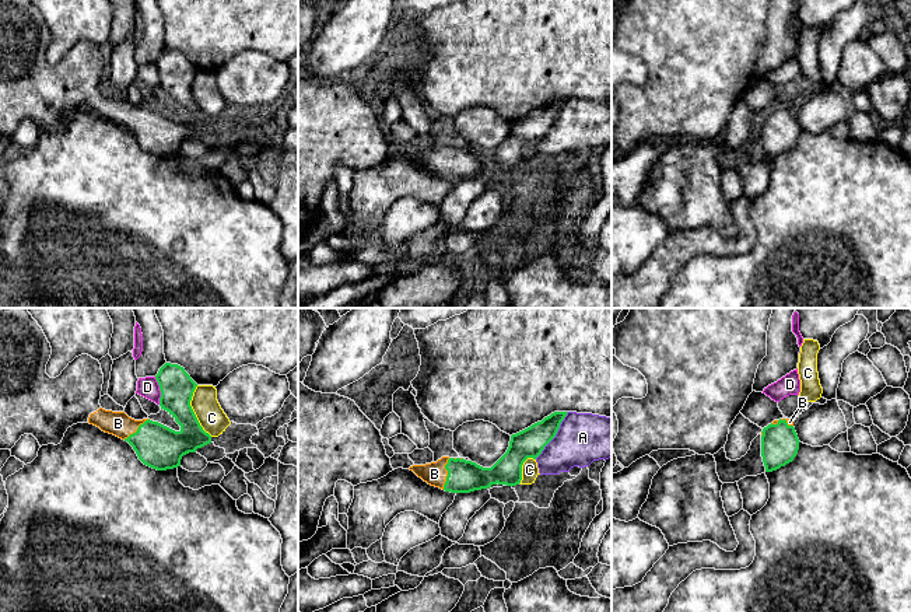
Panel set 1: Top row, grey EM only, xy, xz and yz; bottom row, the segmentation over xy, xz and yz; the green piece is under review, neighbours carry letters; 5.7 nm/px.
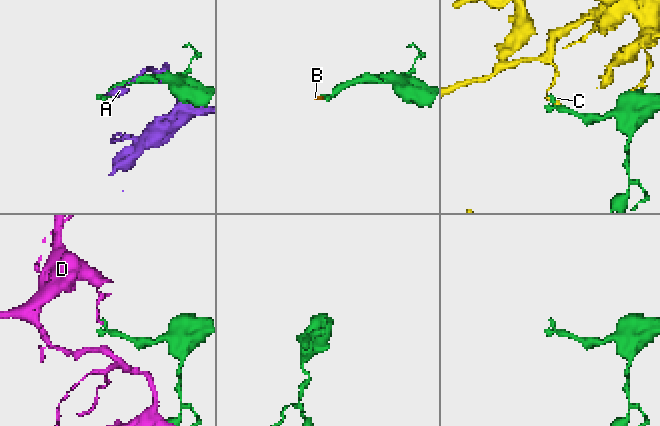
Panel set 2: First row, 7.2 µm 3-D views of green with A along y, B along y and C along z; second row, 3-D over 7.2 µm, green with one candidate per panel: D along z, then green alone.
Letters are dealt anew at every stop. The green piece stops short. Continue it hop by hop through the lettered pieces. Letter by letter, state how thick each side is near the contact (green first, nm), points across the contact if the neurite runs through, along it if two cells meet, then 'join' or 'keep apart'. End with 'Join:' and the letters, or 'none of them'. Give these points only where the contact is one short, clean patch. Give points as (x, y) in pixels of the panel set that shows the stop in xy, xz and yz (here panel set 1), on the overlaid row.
A: calibres 170 and 280 nm; keep apart
B: calibres 190 and 140 nm; way xz (463, 476), (448, 474), (434, 474); join
C: calibres 200 and 160 nm; keep apart
D: calibres 200 and 120 nm; border xy (154, 377), (160, 391), (160, 404); keep apart
Join: B

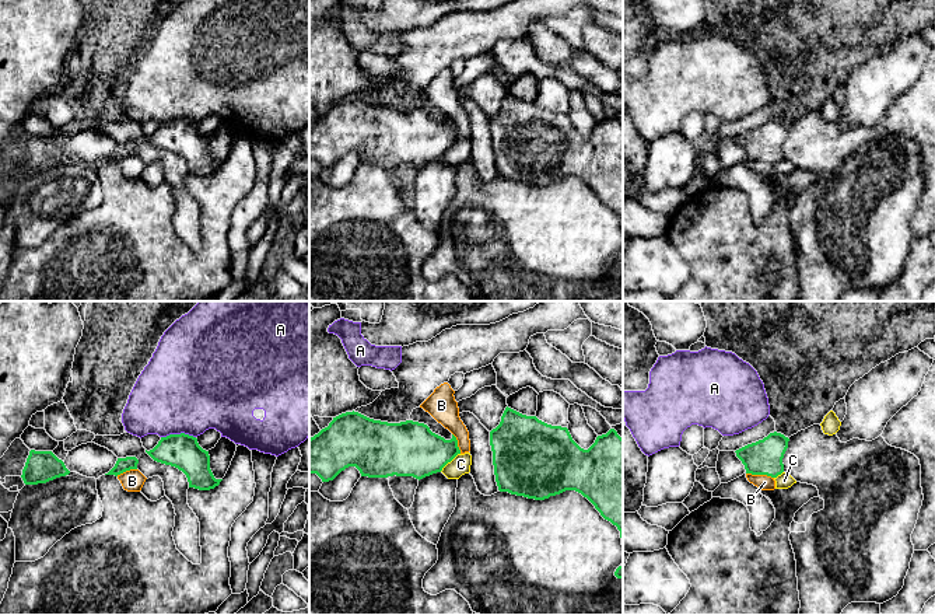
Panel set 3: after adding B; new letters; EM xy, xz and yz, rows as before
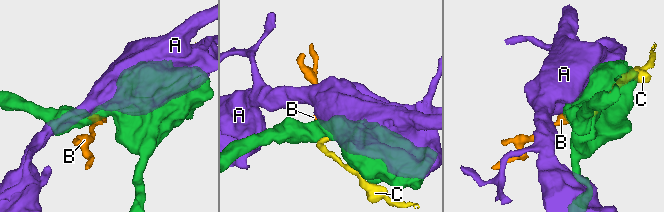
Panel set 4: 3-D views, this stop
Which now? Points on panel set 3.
A: calibres 200 and 480 nm; keep apart
B: calibres 200 and 90 nm; border yz (746, 472), (773, 478); keep apart
C: calibres 320 and 110 nm; keep apart
Join: none of them

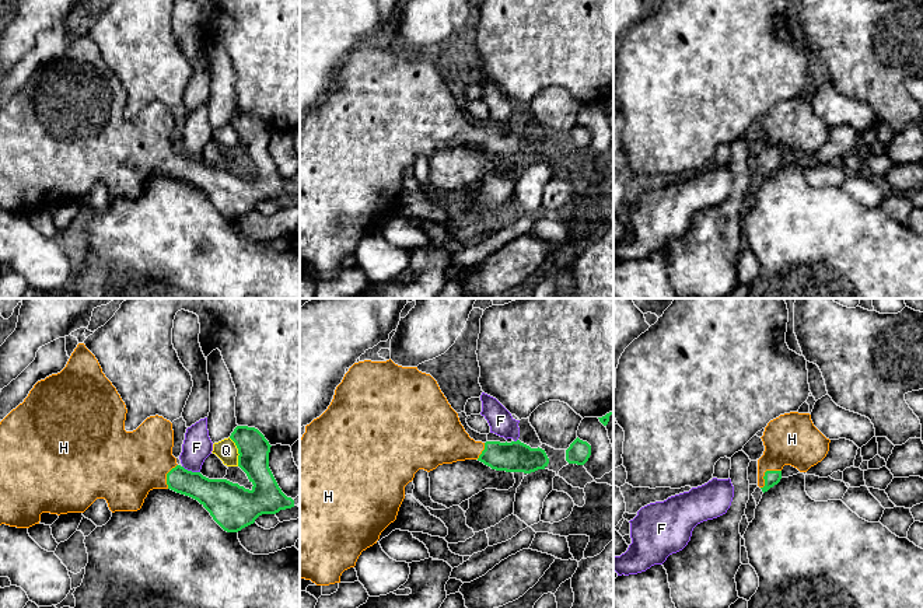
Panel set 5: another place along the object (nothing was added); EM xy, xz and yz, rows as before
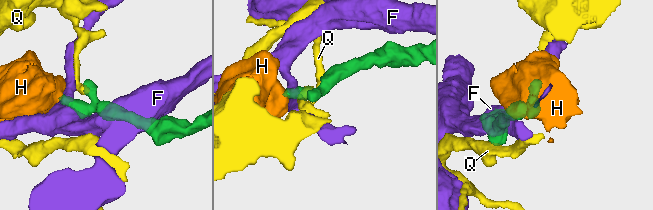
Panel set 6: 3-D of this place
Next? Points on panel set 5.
F: calibres 220 and 170 nm; border xy (182, 465), (199, 472); keep apart
H: calibres 90 and 300 nm; way yz (772, 478), (765, 472), (776, 454), (792, 439); join
Q: calibres 180 and 120 nm; border xy (228, 437), (237, 448), (238, 465); keep apart
Join: H

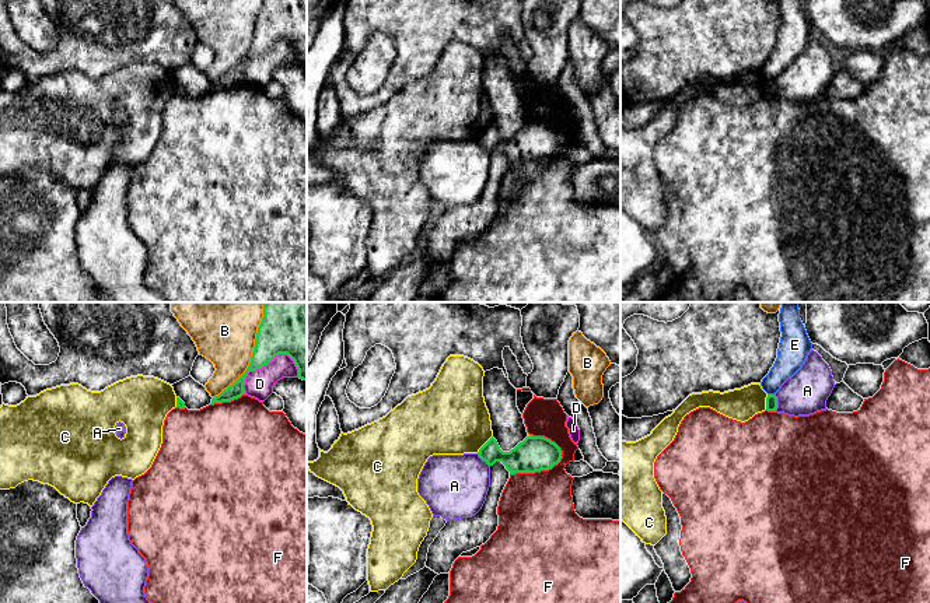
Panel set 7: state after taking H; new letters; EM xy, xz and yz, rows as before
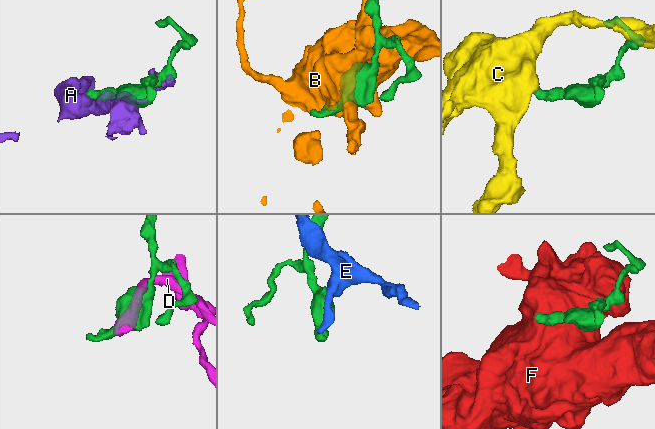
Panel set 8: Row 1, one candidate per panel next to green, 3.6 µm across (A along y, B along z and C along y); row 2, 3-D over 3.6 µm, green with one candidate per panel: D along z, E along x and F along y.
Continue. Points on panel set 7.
A: calibres 60 and 240 nm; keep apart
B: calibres 300 and 400 nm; keep apart
C: calibres 180 and 420 nm; keep apart
D: calibres 280 and 160 nm; keep apart
E: calibres 60 and 160 nm; keep apart
F: calibres 200 and 440 nm; keep apart
Join: none of them

